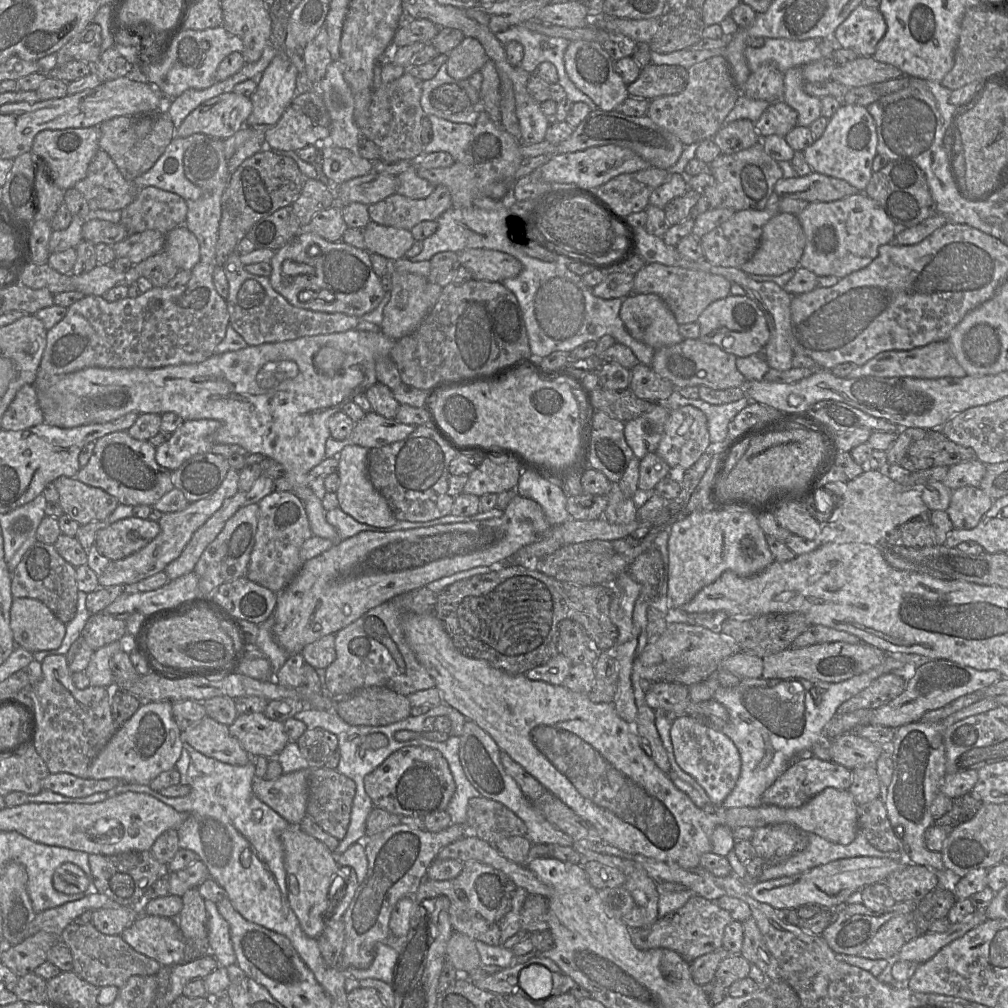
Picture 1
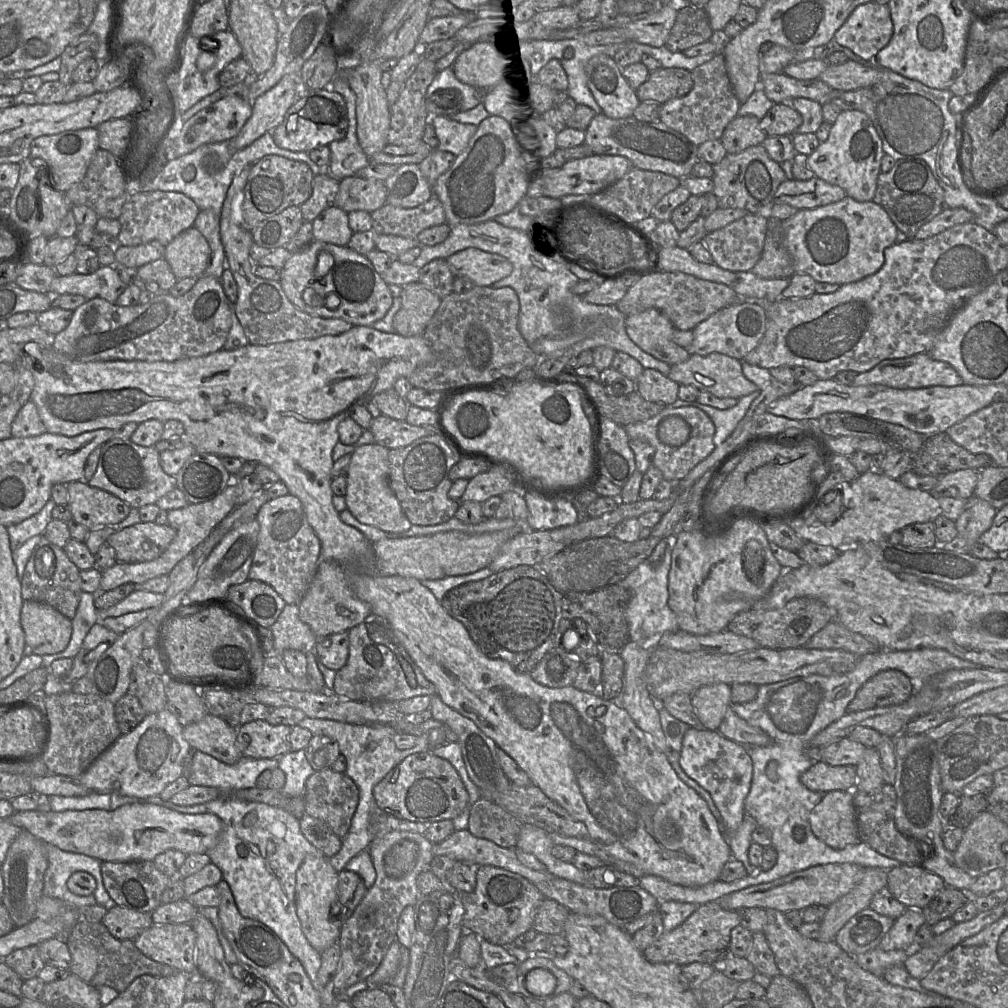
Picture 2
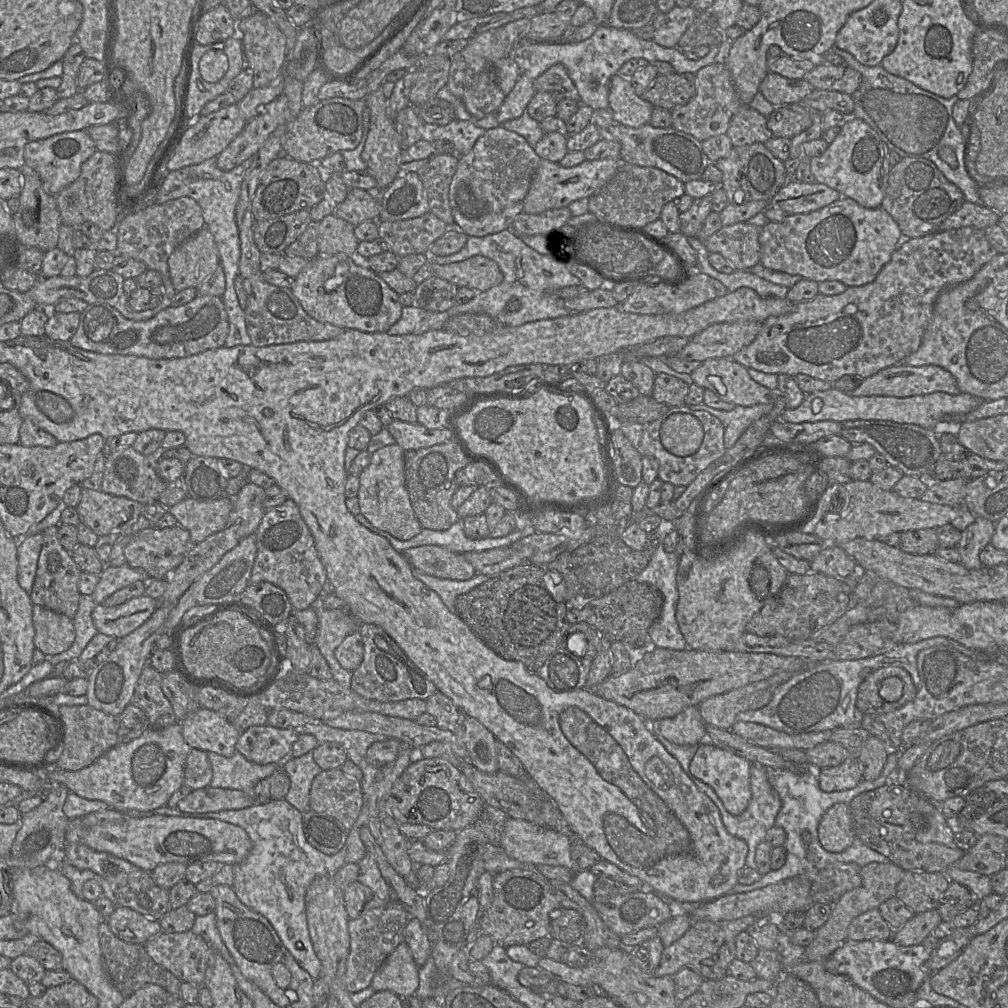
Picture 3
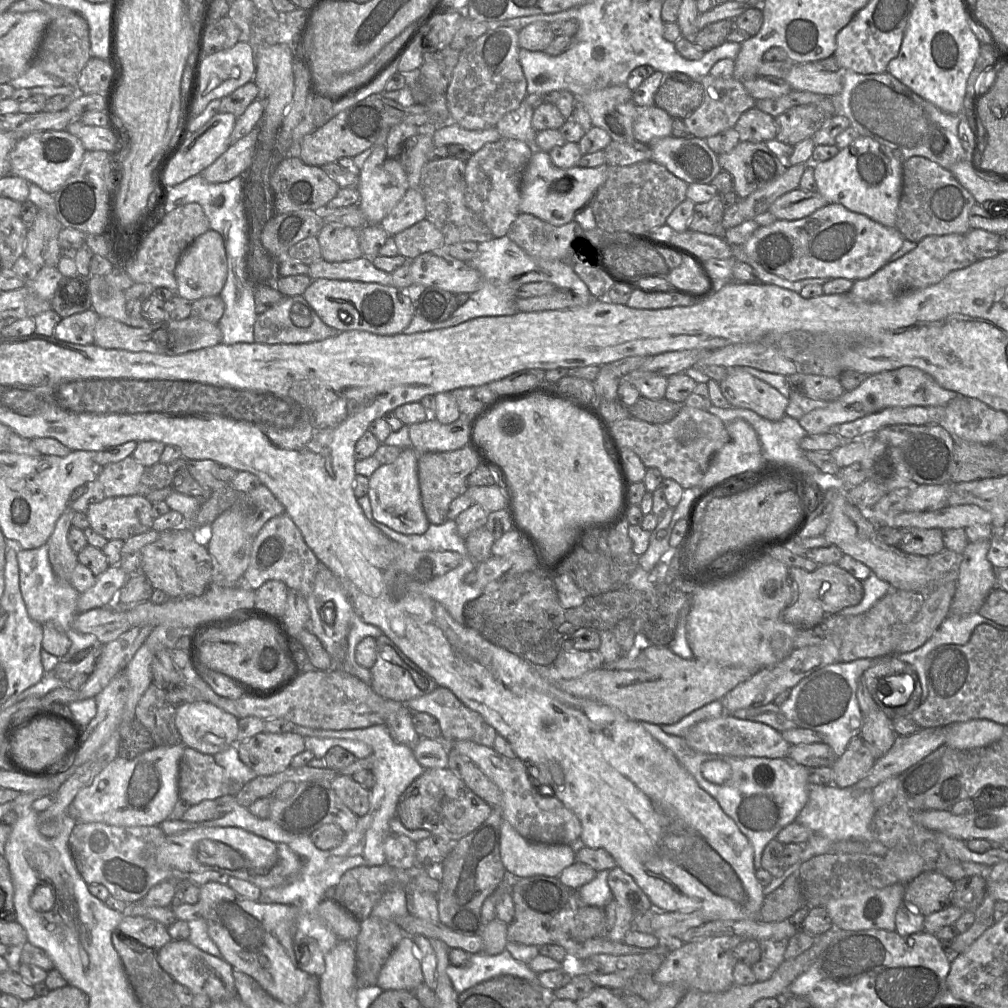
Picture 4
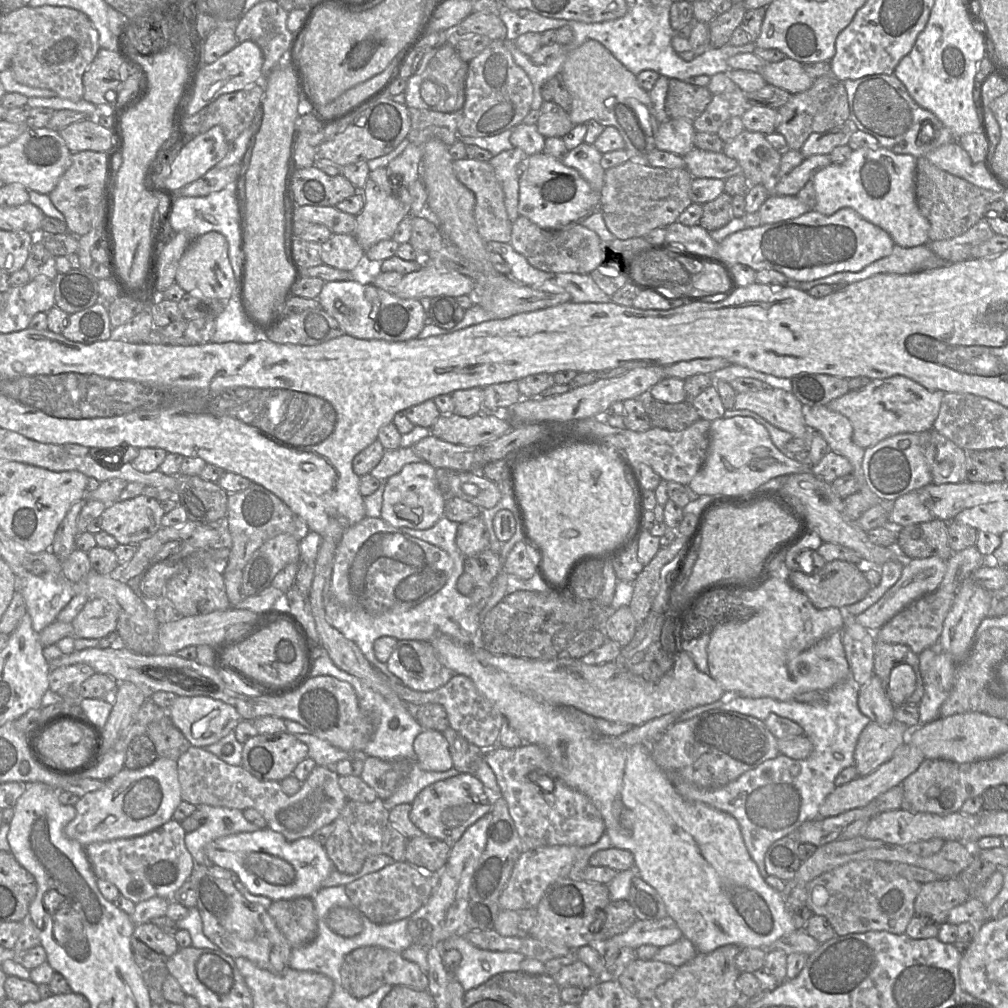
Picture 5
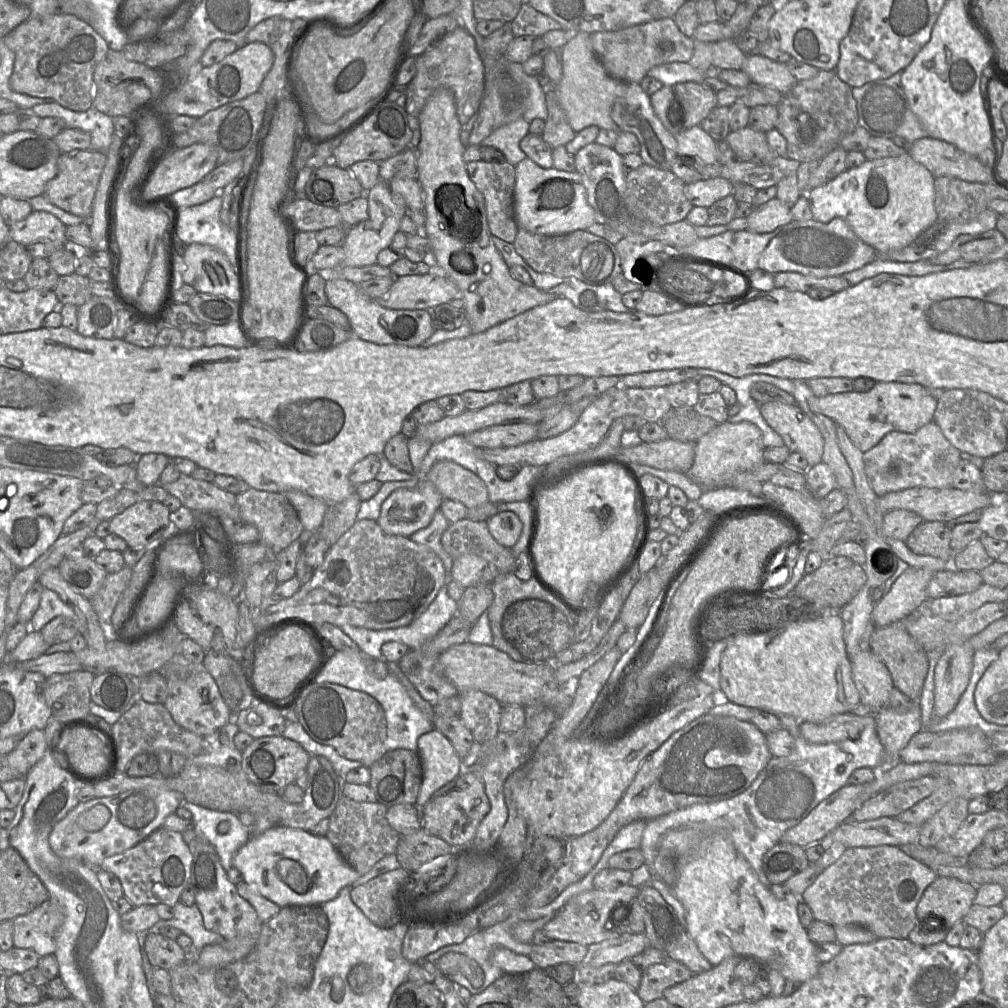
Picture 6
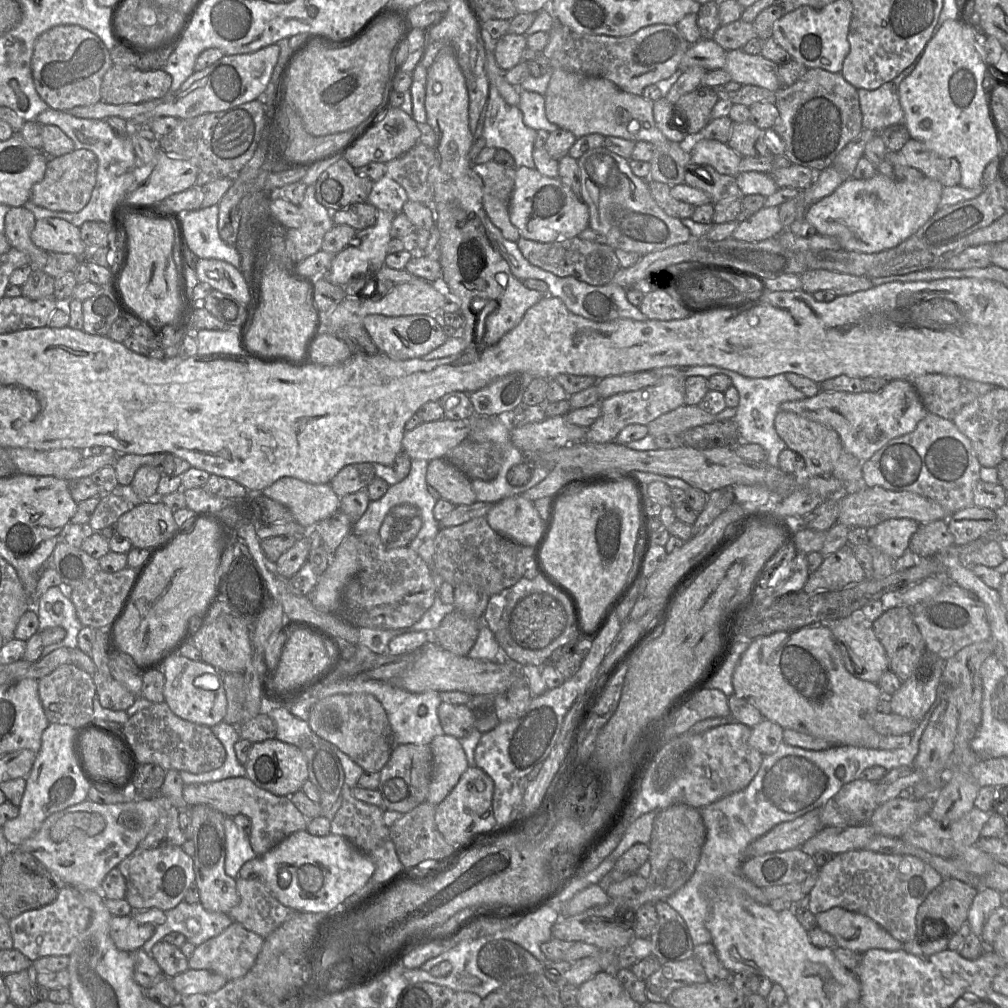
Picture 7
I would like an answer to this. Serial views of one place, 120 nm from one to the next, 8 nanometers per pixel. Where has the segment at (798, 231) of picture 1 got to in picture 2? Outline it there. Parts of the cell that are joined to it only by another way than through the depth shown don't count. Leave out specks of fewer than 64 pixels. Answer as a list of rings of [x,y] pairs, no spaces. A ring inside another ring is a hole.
[[[768,219],[763,252],[751,271],[764,279],[790,278],[796,273],[793,258],[784,247],[781,220]]]

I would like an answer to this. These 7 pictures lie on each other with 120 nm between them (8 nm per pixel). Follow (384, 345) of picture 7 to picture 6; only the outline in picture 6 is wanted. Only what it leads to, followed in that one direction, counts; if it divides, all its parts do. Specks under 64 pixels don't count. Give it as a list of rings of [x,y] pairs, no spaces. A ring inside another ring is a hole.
[[[329,277],[325,284],[328,305],[343,312],[354,337],[379,345],[401,345],[419,347],[435,331],[427,310],[393,310],[381,306],[377,301],[363,295],[357,284],[342,277]]]

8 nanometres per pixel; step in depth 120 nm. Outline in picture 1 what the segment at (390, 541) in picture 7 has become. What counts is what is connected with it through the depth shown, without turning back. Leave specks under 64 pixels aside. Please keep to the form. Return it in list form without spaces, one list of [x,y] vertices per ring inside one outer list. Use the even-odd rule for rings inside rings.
[[[346,444],[338,455],[337,474],[339,486],[336,496],[339,508],[346,514],[353,517],[362,524],[379,528],[389,528],[398,520],[393,515],[387,500],[382,496],[371,483],[367,472],[368,448],[355,444]]]

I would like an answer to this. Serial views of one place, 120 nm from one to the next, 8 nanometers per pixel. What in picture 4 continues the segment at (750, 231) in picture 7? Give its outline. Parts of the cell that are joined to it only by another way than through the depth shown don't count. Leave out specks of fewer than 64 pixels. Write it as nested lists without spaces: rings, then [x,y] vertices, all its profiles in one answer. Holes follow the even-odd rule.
[[[798,187],[778,199],[769,207],[777,220],[799,220],[826,206],[827,201],[819,192],[810,192]]]

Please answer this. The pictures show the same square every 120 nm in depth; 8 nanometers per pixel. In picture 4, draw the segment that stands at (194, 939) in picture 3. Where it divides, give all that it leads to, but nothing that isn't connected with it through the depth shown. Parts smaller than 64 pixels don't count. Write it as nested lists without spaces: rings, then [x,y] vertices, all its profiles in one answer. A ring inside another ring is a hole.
[[[171,940],[156,951],[156,959],[161,968],[168,973],[175,982],[180,983],[194,995],[207,995],[212,1002],[223,1001],[237,997],[233,967],[222,957],[216,957],[202,951],[189,940]]]

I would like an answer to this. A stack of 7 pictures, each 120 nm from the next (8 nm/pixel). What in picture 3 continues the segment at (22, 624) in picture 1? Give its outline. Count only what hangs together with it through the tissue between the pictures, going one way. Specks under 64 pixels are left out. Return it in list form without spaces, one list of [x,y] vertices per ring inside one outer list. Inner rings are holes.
[[[33,605],[34,644],[45,655],[68,650],[75,640],[73,620],[65,614]]]

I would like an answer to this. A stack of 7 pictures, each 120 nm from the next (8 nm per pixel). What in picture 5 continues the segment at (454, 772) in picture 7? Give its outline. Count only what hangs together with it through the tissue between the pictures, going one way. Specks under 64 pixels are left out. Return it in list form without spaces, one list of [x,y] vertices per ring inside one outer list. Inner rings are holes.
[[[423,730],[413,743],[416,761],[425,771],[444,772],[453,767],[448,742],[442,732]]]

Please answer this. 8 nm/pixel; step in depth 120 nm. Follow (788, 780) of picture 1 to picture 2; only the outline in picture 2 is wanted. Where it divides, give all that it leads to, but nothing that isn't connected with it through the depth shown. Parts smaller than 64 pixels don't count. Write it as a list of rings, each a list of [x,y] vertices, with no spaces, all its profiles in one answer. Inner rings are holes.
[[[822,760],[814,762],[800,776],[801,783],[811,791],[853,791],[857,781],[856,767],[832,766]]]

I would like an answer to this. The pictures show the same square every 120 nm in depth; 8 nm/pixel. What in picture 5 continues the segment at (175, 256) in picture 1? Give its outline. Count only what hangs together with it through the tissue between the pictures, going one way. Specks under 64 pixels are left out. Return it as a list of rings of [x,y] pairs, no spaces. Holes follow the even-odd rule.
[[[211,231],[193,240],[178,263],[175,282],[187,293],[228,300],[237,289],[237,281],[229,260],[226,238],[219,232]]]

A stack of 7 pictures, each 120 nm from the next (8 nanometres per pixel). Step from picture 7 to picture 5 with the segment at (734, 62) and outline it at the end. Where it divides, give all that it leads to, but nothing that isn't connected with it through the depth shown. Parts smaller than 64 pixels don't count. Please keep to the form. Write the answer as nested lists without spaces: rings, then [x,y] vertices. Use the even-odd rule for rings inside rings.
[[[788,57],[779,62],[767,62],[760,74],[768,85],[784,89],[791,95],[808,90],[815,80],[805,72],[803,64]]]

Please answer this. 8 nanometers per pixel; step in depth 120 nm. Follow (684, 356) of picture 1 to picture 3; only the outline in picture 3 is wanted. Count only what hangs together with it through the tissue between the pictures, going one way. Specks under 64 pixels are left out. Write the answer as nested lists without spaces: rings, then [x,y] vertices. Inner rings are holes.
[[[710,358],[691,374],[693,382],[713,391],[722,401],[736,406],[773,403],[776,391],[754,381],[748,369],[732,358]]]

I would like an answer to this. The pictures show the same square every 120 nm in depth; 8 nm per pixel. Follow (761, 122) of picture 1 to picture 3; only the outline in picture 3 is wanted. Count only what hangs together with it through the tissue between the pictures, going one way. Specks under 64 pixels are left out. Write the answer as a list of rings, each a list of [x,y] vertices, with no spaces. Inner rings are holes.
[[[802,103],[776,106],[767,117],[773,137],[793,138],[812,125],[812,111]]]

